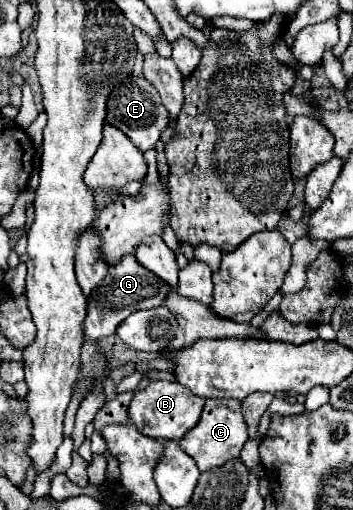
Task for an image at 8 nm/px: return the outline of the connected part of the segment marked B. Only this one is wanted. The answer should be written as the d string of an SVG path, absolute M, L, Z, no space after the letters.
M153 380L145 388L137 390L129 404L129 420L135 428L155 440L181 440L197 422L203 412L205 400L201 396L191 396L187 388L175 382Z

